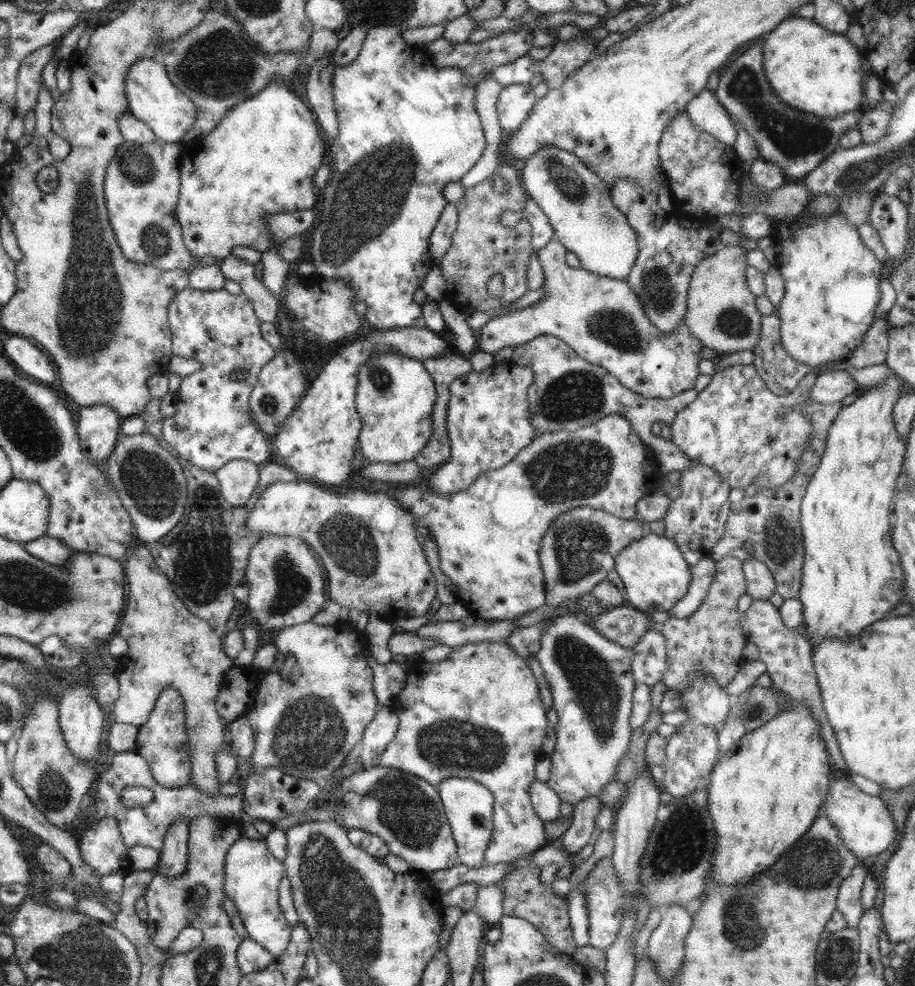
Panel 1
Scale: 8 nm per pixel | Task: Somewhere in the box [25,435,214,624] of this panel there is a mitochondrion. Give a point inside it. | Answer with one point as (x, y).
(151, 484)

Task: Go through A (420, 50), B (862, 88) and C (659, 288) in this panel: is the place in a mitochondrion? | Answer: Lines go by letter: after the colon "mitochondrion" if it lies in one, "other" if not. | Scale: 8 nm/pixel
A: other
B: other
C: mitochondrion

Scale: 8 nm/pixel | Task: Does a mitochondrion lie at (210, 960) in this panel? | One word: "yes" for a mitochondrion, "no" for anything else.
yes

